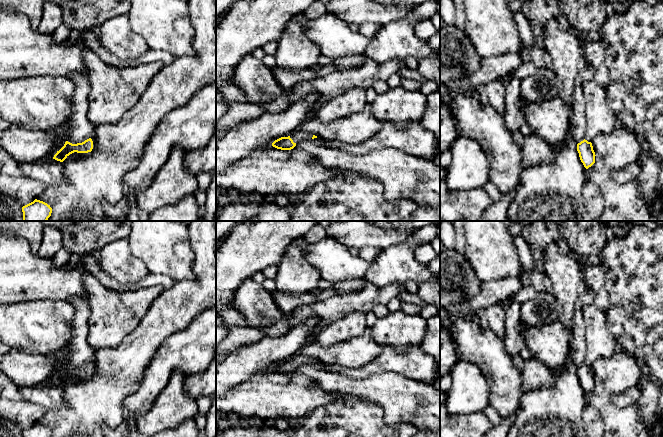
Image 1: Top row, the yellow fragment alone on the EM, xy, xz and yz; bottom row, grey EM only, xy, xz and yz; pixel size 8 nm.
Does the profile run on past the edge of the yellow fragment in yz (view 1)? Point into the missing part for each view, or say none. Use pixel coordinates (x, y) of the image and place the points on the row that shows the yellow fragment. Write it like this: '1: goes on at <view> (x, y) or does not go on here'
1: goes on at yz (578, 122)

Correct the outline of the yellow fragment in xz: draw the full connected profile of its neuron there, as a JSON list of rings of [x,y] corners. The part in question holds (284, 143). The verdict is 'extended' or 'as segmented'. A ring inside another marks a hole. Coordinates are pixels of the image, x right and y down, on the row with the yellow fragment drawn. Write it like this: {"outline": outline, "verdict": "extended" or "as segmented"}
{"outline": [[[296,130],[288,137],[281,137],[277,140],[275,140],[272,143],[272,146],[281,149],[281,150],[291,150],[293,149],[298,143],[317,138],[317,136],[307,133],[305,131]]], "verdict": "extended"}

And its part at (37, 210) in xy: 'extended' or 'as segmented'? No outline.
as segmented

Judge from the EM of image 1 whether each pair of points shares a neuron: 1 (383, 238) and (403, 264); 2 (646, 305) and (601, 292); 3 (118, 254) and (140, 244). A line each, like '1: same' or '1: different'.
1: different
2: different
3: different

